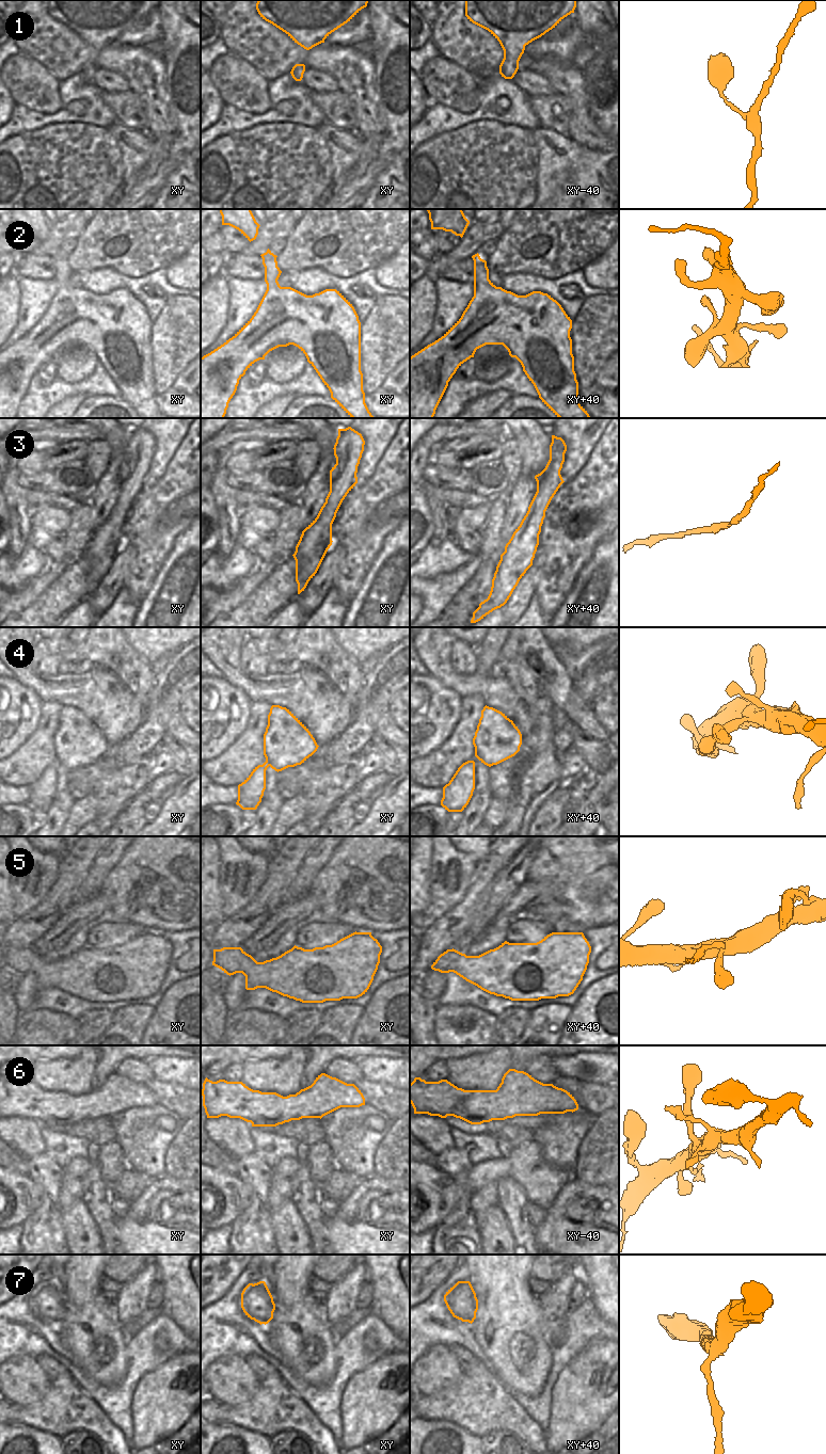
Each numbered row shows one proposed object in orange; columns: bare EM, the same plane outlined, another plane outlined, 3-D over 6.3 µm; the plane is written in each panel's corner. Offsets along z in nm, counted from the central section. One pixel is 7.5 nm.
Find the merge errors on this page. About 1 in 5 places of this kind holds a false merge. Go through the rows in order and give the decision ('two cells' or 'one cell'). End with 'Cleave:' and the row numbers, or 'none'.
1: one cell
2: one cell
3: one cell
4: one cell
5: one cell
6: one cell
7: one cell
Cleave: none

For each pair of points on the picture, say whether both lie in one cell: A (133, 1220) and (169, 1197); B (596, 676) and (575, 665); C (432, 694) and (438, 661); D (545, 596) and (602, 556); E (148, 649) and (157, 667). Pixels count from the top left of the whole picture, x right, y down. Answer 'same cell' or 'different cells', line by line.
A: same cell
B: different cells
C: different cells
D: different cells
E: different cells

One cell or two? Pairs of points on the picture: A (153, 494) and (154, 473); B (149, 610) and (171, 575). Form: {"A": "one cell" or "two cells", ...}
{"A": "two cells", "B": "one cell"}

